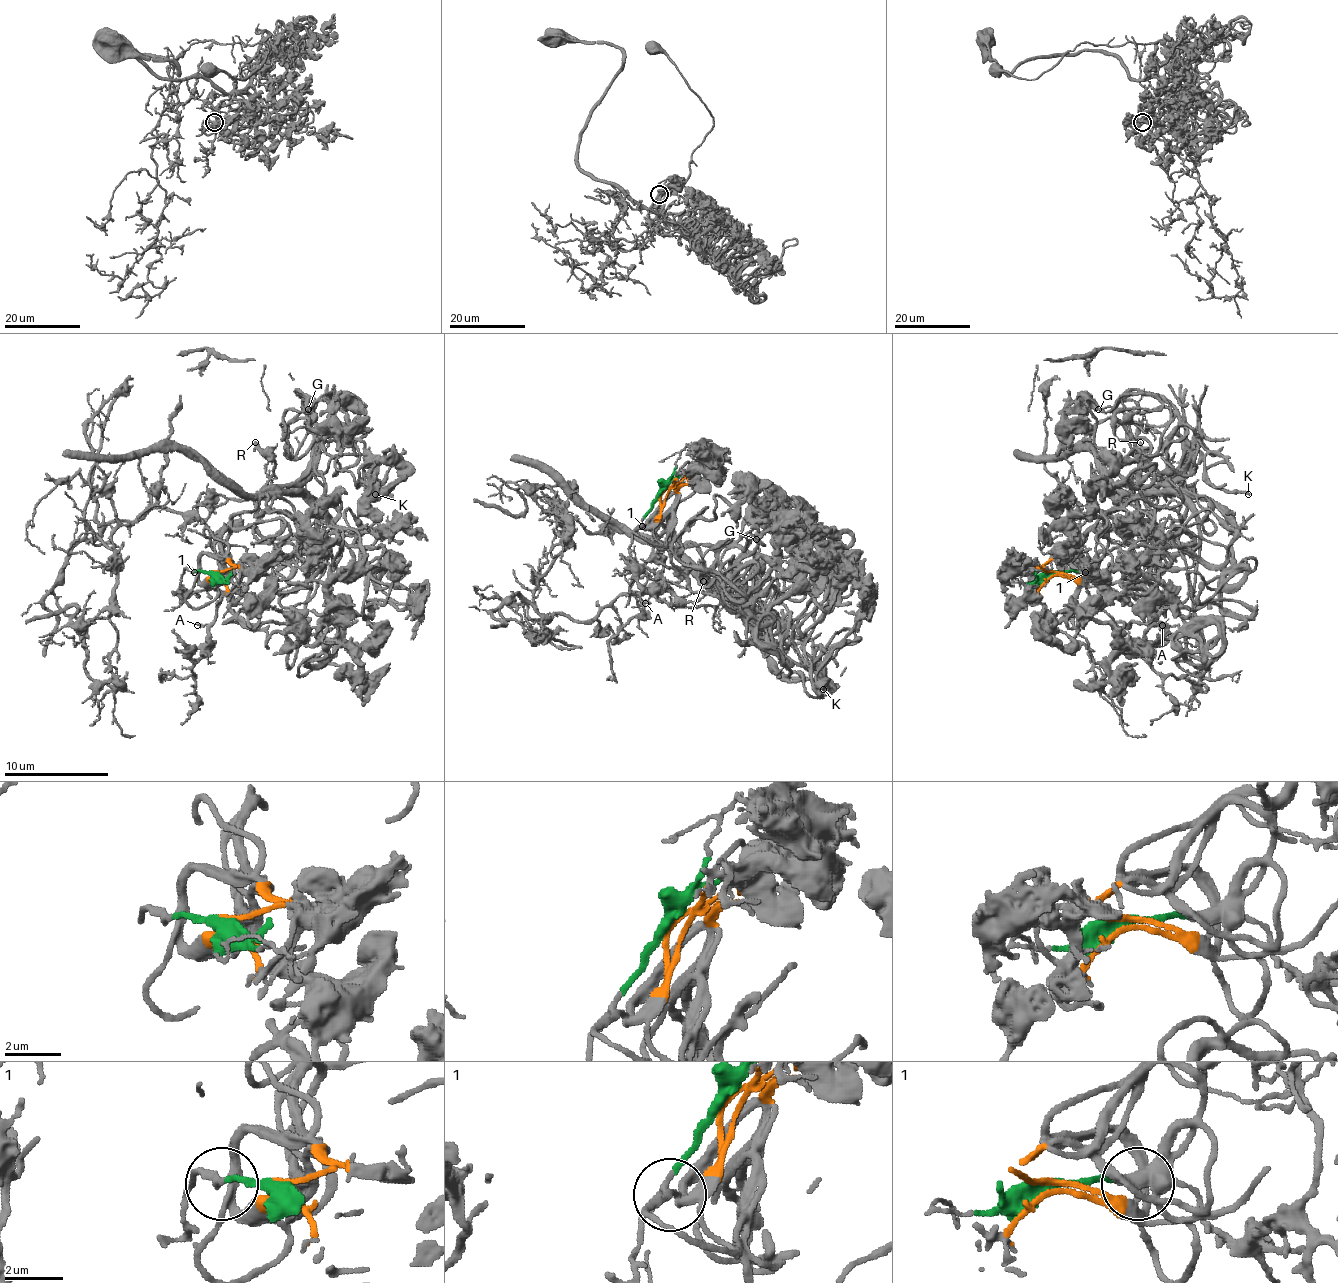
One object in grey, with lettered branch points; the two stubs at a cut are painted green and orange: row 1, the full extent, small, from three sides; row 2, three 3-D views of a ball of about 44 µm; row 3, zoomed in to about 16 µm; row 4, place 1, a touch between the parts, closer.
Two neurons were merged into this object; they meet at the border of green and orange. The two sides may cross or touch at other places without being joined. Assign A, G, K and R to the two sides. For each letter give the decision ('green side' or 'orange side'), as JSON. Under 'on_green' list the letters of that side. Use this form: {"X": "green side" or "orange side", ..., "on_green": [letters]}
{"A": "green side", "G": "orange side", "K": "orange side", "R": "green side", "on_green": ["A", "R"]}

